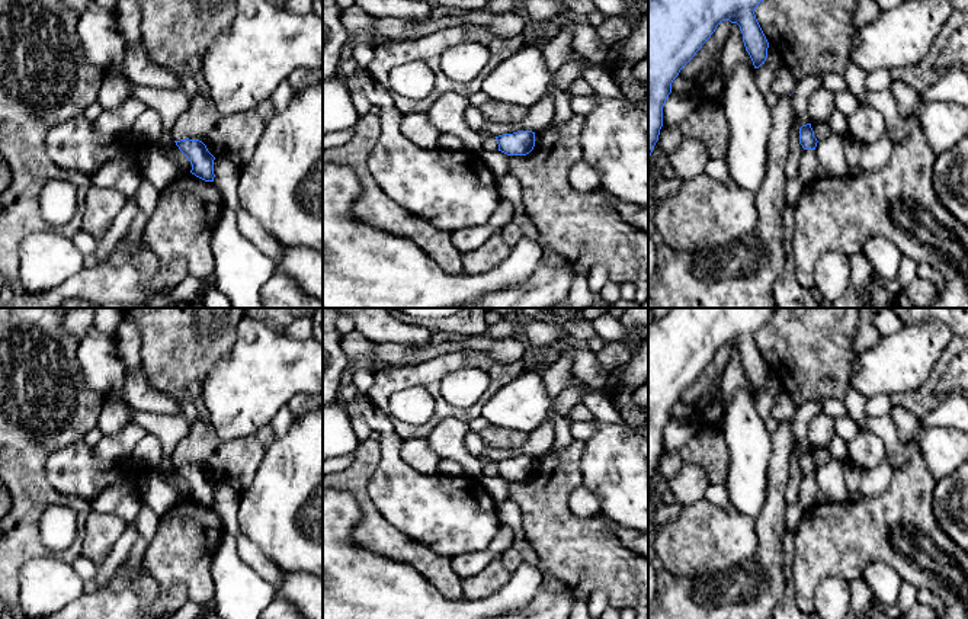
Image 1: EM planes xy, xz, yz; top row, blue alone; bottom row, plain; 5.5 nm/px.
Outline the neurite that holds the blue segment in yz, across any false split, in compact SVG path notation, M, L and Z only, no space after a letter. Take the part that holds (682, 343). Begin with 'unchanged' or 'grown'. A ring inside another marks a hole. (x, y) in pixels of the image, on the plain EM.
unchanged; M671 308L648 325L648 484L673 405L722 346L740 352L754 394L765 389L769 368L754 337L773 312L775 308Z

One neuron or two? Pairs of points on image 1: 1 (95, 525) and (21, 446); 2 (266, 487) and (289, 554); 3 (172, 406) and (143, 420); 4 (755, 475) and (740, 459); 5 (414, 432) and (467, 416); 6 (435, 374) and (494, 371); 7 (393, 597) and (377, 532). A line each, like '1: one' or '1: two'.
1: two
2: one
3: two
4: one
5: one
6: one
7: two

